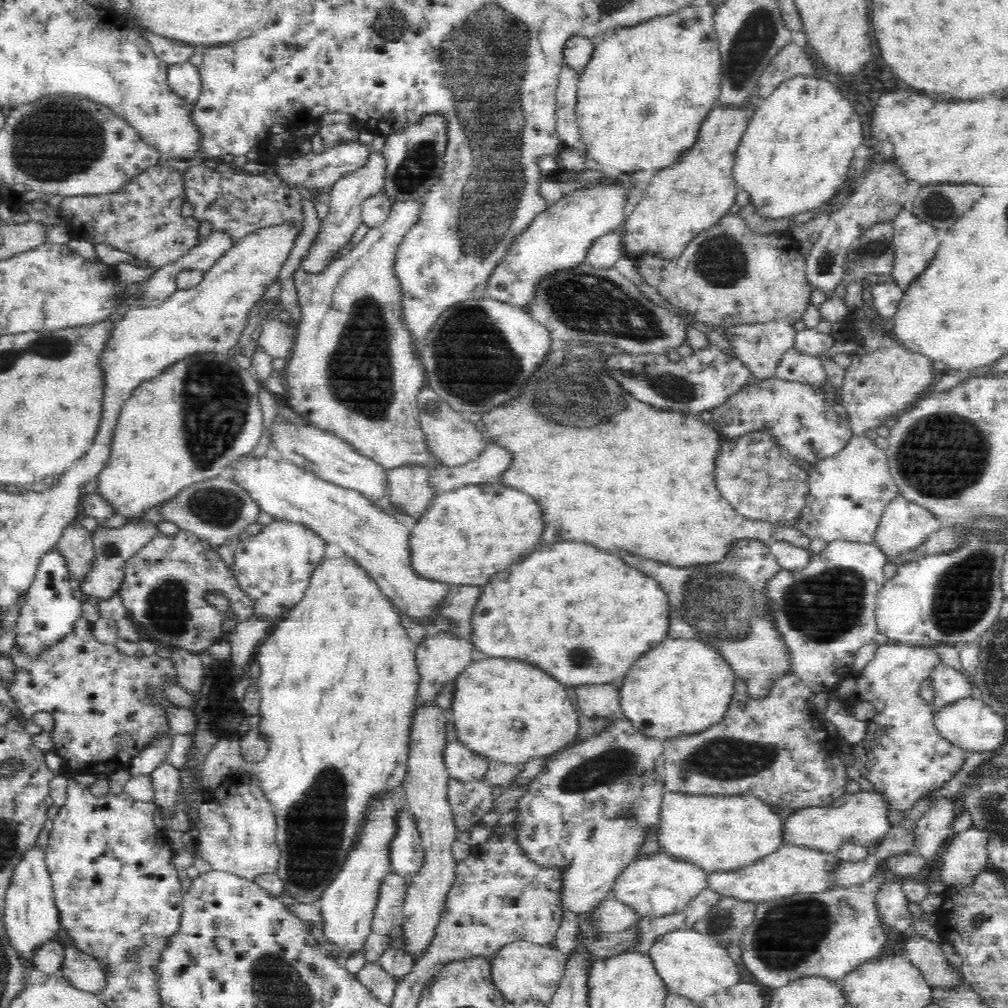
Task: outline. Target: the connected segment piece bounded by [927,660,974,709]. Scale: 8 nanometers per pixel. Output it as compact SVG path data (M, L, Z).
M938 661L927 676L934 693L934 705L932 708L940 708L945 704L954 702L972 694L969 675L964 675L957 668Z

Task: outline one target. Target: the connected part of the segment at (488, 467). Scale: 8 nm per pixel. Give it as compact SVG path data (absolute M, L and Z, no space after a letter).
M487 439L487 448L476 460L459 467L443 466L438 471L431 472L431 484L438 492L498 480L498 475L508 468L512 452L496 444L496 441Z

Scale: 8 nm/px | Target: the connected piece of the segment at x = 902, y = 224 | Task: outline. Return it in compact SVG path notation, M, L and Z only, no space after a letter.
M903 209L893 219L890 220L894 228L894 269L892 270L892 280L894 284L906 290L908 286L915 282L936 257L939 248L940 233L936 228L918 220L911 211Z

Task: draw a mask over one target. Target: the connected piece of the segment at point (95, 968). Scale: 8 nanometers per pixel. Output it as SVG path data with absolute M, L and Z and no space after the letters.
M68 942L63 944L63 955L56 974L64 977L78 990L96 994L103 984L103 965L80 954Z

